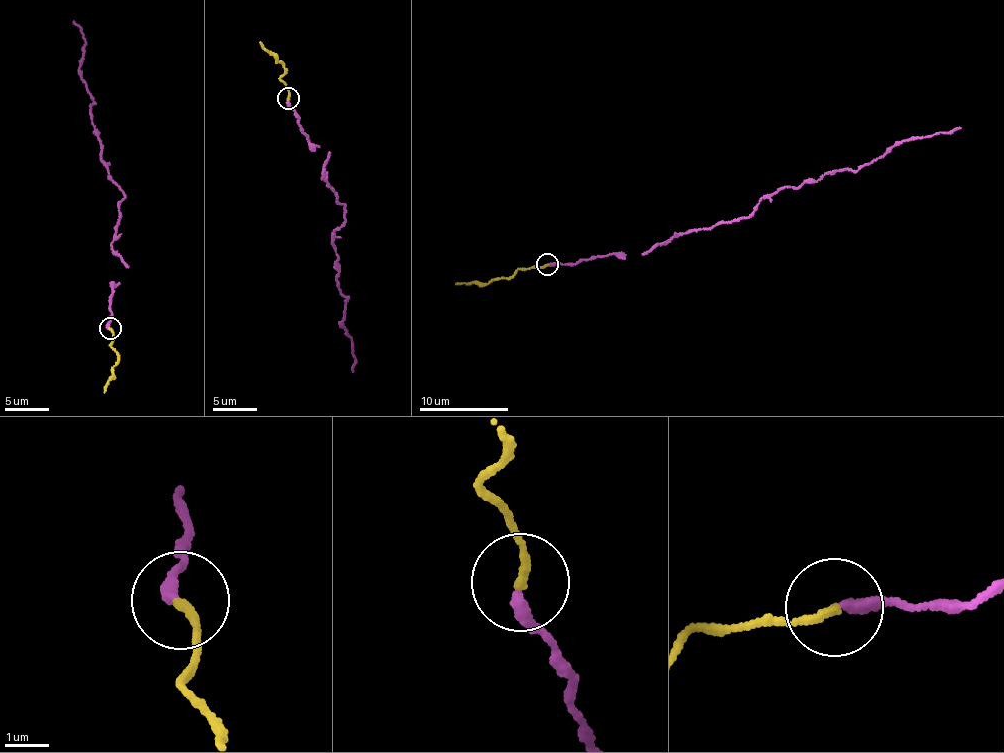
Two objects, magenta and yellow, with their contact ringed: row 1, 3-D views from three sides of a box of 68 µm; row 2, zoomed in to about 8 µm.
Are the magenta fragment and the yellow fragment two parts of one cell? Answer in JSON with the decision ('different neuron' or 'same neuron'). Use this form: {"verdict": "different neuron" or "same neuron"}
{"verdict": "same neuron"}

